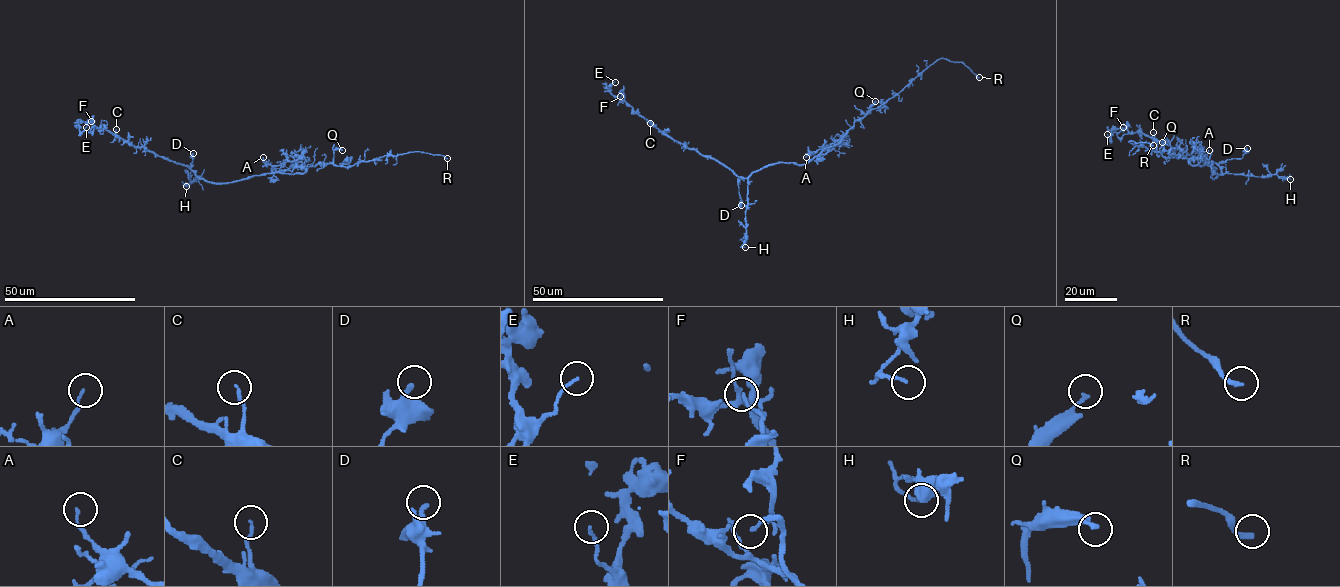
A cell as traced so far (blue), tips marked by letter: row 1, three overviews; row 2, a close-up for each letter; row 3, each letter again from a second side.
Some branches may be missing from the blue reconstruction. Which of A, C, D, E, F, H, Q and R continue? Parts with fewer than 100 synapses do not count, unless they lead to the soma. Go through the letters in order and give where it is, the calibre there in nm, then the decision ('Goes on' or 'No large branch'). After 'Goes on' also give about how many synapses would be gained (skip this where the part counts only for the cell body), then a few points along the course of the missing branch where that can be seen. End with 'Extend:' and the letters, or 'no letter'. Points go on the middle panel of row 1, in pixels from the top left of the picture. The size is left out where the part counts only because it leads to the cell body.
A: Place: (806, 157). Thickness 110 nm. No large branch
C: Place: (650, 123). Thickness 140 nm. No large branch
D: Place: (741, 205). Thickness 200 nm. No large branch
E: Place: (615, 82). Thickness 110 nm. No large branch
F: Place: (620, 96). Thickness 80 nm. No large branch
H: Place: (745, 247). Thickness 140 nm. No large branch
Q: Place: (875, 101). Thickness 160 nm. No large branch
R: Place: (979, 77). Thickness 200 nm. Goes on
Extend: R

